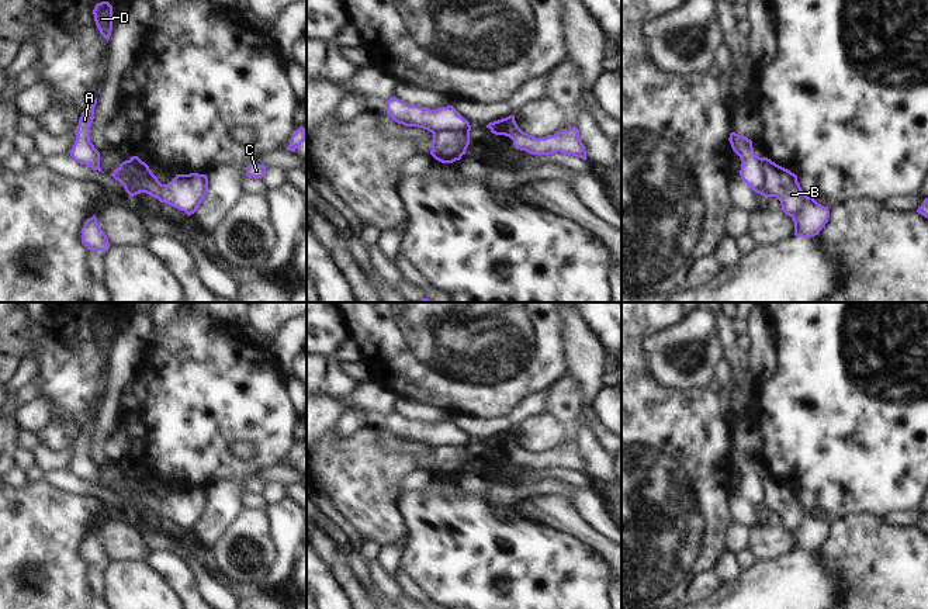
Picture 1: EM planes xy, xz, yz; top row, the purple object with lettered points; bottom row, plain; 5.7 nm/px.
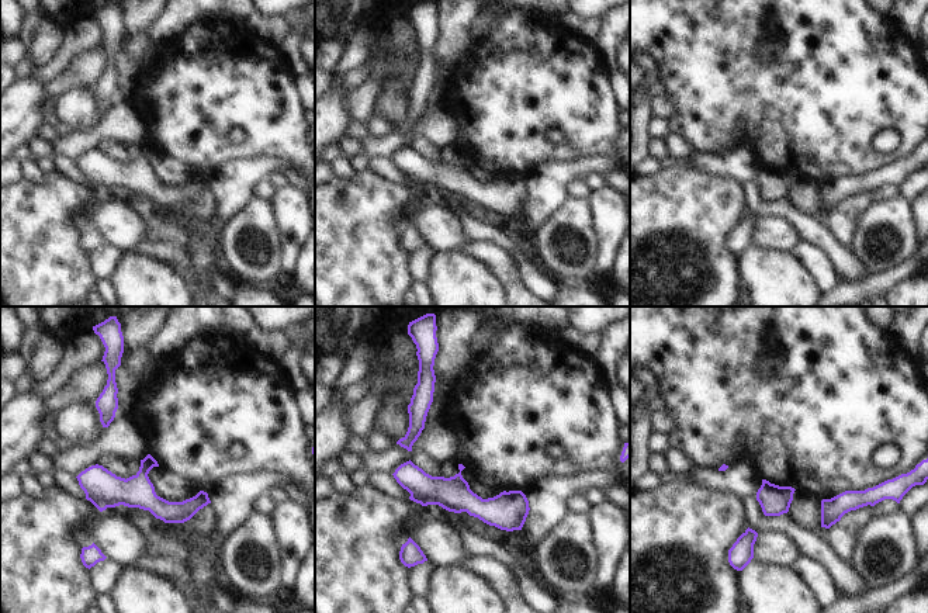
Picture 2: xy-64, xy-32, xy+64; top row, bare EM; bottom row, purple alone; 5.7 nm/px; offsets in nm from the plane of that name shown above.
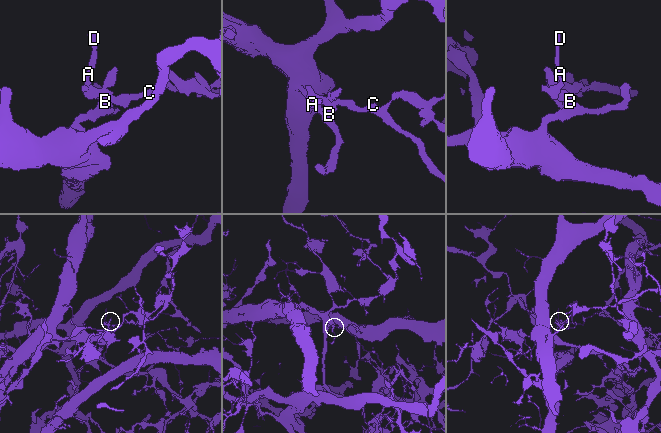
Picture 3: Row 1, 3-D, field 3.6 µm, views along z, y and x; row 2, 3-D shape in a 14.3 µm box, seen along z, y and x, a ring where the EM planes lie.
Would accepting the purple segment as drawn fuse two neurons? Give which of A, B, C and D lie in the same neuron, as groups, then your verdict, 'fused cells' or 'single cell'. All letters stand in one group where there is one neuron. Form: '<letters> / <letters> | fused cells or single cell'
A C D / B | fused cells

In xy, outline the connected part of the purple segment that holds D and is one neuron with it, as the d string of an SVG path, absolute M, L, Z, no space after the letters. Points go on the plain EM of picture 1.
M108 316L97 318L93 325L93 329L94 329L94 336L100 349L108 357L112 346L112 321Z

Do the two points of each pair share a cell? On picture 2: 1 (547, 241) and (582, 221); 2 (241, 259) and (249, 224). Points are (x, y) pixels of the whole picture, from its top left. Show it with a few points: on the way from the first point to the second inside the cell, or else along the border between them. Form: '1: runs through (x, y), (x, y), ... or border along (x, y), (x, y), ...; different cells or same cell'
1: runs through (556, 238), (565, 238), (574, 229); same cell
2: runs through (249, 250), (249, 232); same cell

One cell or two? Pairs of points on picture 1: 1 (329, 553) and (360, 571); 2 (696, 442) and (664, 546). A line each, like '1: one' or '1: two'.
1: two
2: one

